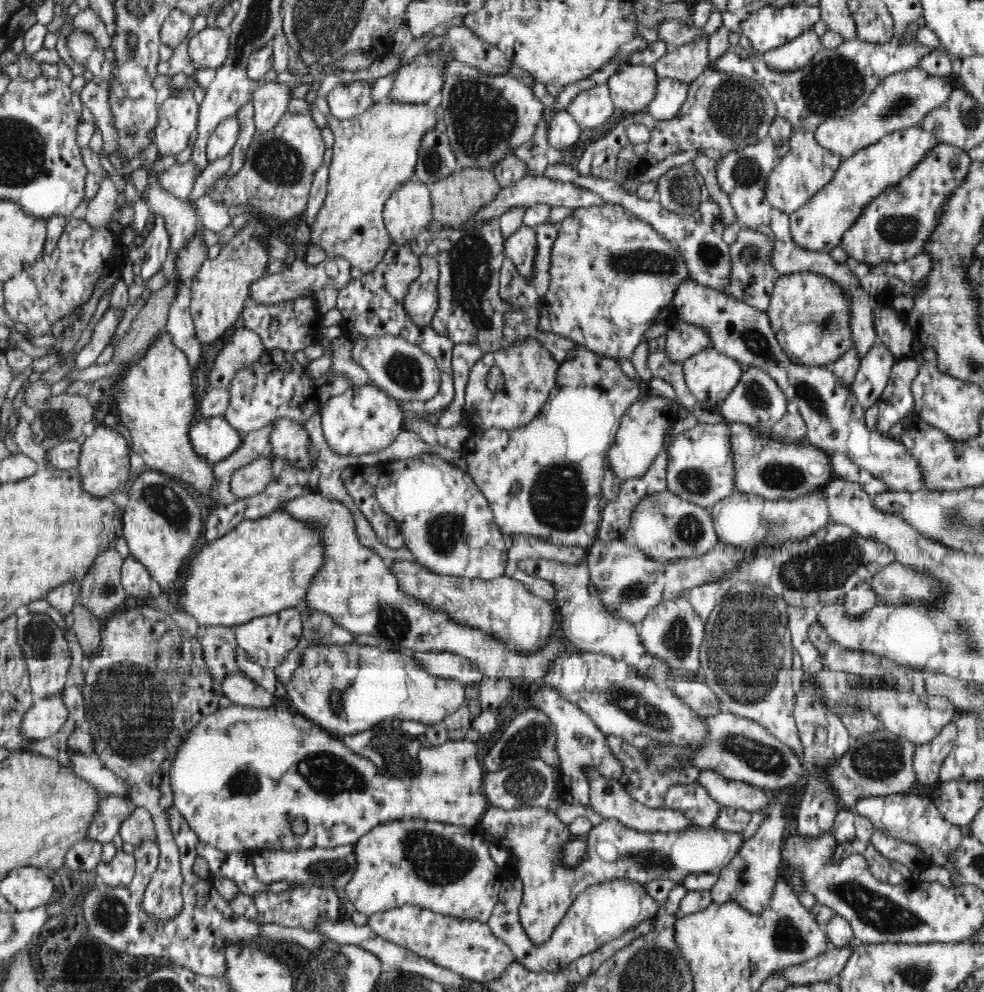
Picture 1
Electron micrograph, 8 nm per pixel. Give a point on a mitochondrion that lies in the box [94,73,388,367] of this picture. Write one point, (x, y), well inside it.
(270, 161)

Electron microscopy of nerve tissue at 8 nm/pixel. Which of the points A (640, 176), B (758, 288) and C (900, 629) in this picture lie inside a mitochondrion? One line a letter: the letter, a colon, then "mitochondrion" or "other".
A: other
B: other
C: other

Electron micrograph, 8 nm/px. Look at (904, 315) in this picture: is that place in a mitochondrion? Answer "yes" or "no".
no

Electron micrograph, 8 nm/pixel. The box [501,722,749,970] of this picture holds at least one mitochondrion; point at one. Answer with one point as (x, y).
(654, 858)

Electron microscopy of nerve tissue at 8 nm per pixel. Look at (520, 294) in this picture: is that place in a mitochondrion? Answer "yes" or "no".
no

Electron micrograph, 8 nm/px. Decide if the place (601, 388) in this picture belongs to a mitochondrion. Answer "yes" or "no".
no

